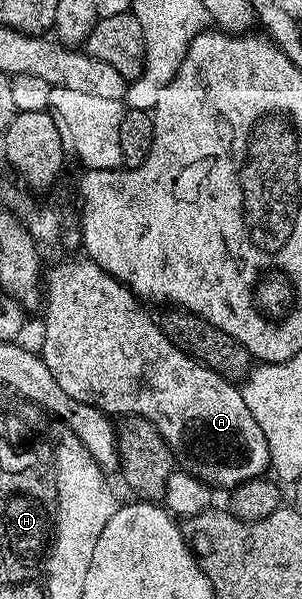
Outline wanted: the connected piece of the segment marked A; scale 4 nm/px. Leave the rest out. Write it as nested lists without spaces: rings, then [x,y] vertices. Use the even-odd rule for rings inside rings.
[[[89,257],[81,258],[74,259],[71,263],[58,263],[51,271],[49,268],[44,275],[44,308],[46,307],[46,316],[42,319],[42,347],[40,346],[40,354],[44,365],[48,365],[52,377],[56,377],[60,389],[64,389],[64,393],[68,393],[68,397],[72,397],[81,403],[90,403],[93,407],[105,411],[111,417],[125,417],[127,415],[144,417],[149,423],[156,425],[160,437],[164,437],[164,441],[172,449],[177,466],[181,470],[187,471],[192,477],[210,484],[211,488],[226,487],[225,489],[233,489],[239,487],[244,481],[265,476],[270,467],[268,441],[264,437],[260,425],[256,425],[256,417],[252,417],[248,405],[244,405],[241,390],[231,380],[220,377],[220,373],[208,369],[204,364],[195,361],[188,353],[176,349],[176,345],[172,345],[172,341],[168,341],[168,337],[164,337],[159,320],[155,316],[153,319],[141,307],[143,304],[140,302],[139,296],[135,295],[129,287],[124,286],[119,279],[112,277],[104,269],[100,269],[100,265],[93,263]]]

